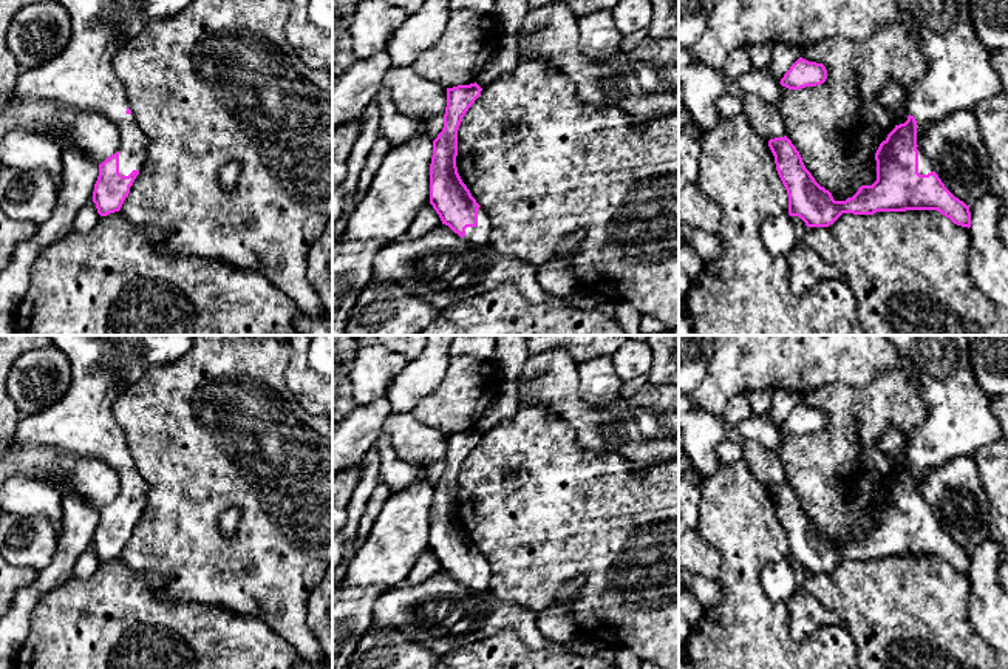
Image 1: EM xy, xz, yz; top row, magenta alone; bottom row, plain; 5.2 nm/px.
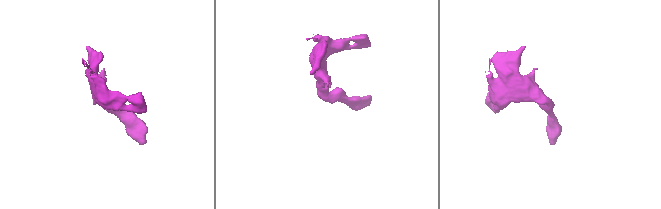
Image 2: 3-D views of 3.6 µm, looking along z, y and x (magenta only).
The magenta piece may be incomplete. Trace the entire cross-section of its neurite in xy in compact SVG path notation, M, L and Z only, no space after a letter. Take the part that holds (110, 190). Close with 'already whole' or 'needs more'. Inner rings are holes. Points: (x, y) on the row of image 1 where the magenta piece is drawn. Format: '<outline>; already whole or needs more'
M57 0L71 15L71 39L56 59L31 70L22 70L14 96L20 102L45 100L79 110L97 110L119 128L119 150L99 164L93 202L97 213L107 216L119 212L130 193L147 156L148 138L136 124L128 107L127 91L113 70L113 57L119 46L139 34L152 20L181 12L192 0Z; needs more

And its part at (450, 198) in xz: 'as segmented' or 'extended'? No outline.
extended

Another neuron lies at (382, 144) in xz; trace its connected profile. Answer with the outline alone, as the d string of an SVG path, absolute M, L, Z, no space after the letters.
M379 134L377 139L374 141L373 148L360 173L360 178L357 181L356 205L352 207L352 210L363 201L379 167L382 165L385 155L390 151L393 145L394 144L383 134Z

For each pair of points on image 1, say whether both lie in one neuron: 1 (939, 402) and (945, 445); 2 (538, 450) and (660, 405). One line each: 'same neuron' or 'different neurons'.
1: same neuron
2: different neurons

